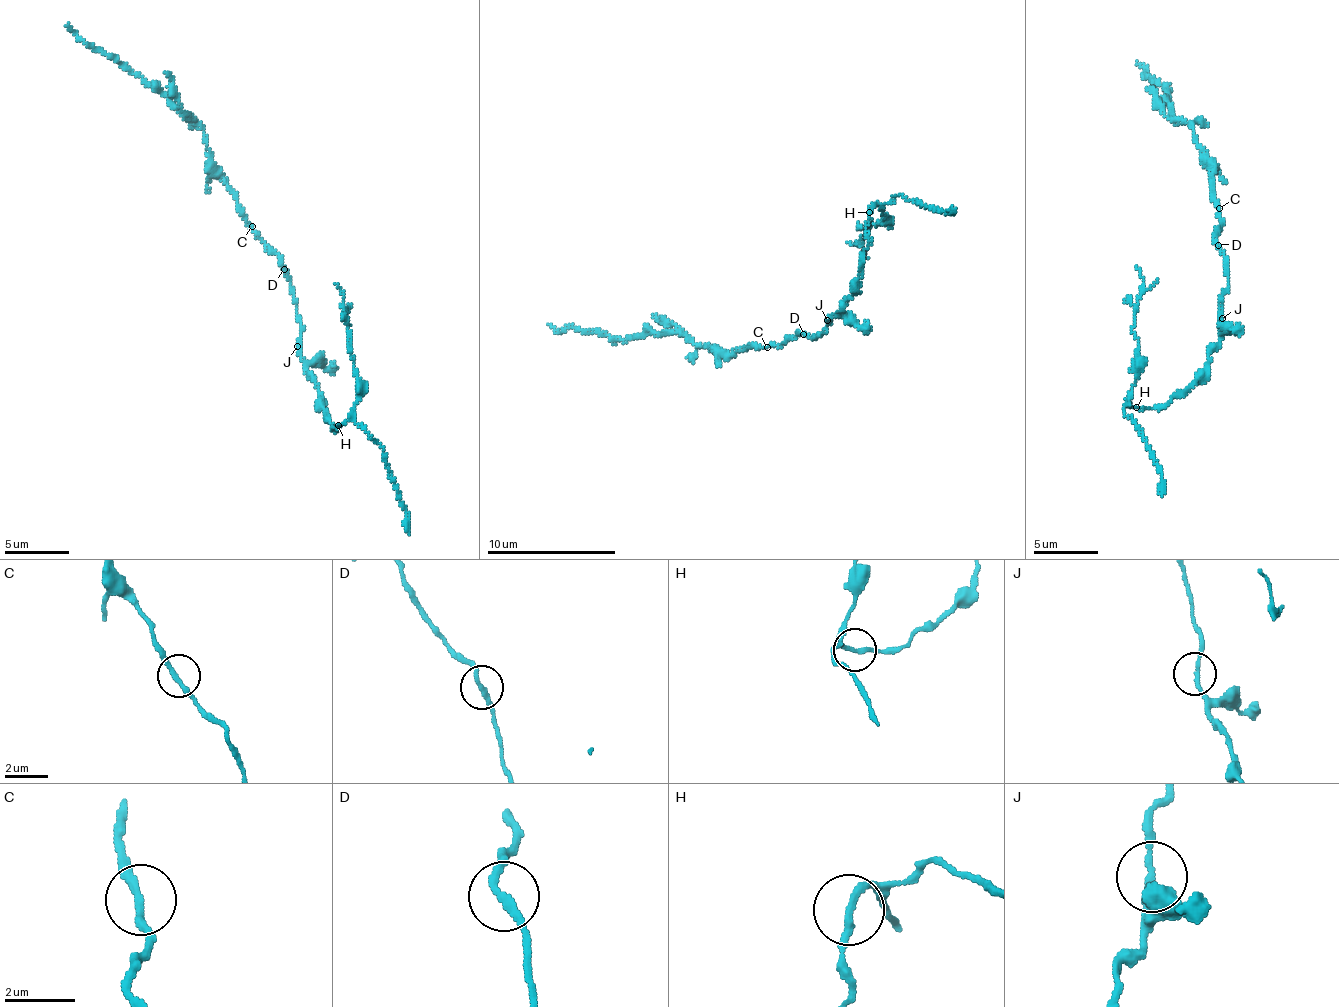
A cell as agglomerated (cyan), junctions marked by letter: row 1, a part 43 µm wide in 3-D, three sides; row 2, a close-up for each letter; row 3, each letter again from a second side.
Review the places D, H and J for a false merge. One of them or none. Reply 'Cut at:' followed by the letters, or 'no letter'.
Cut at: no letter

